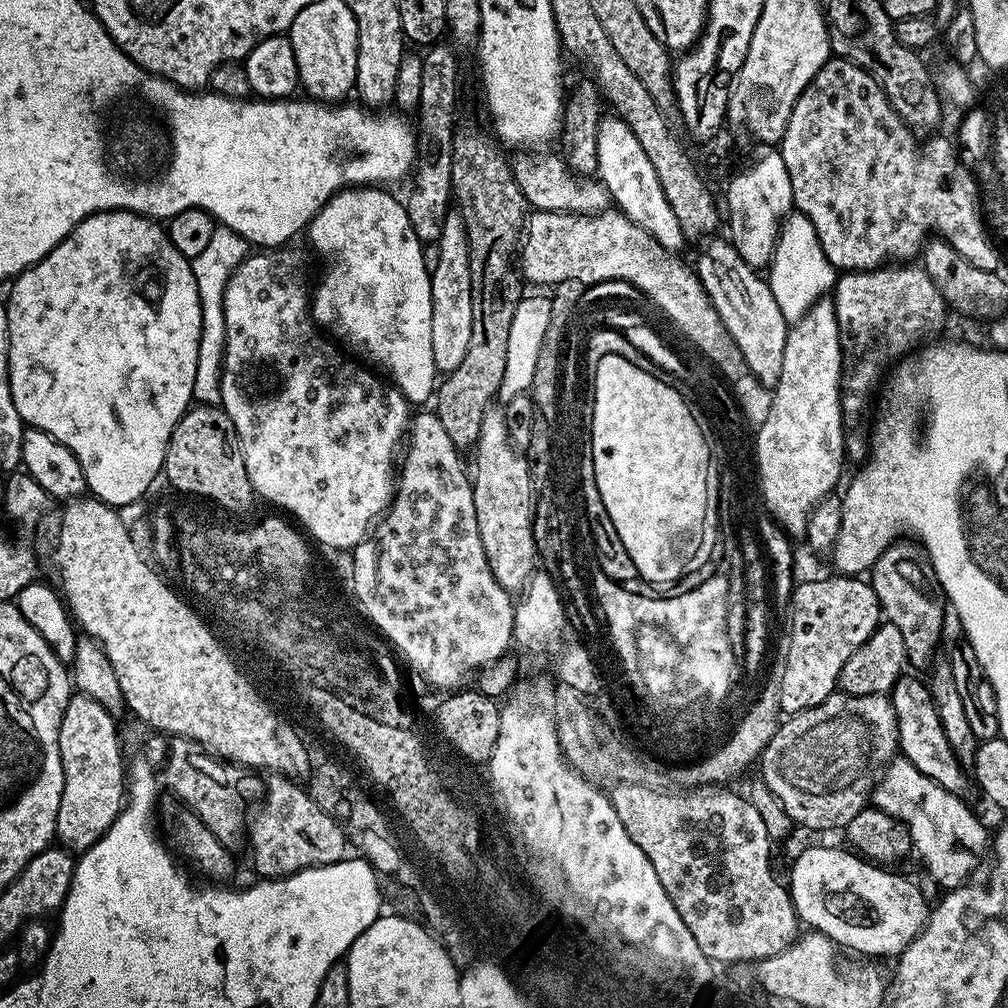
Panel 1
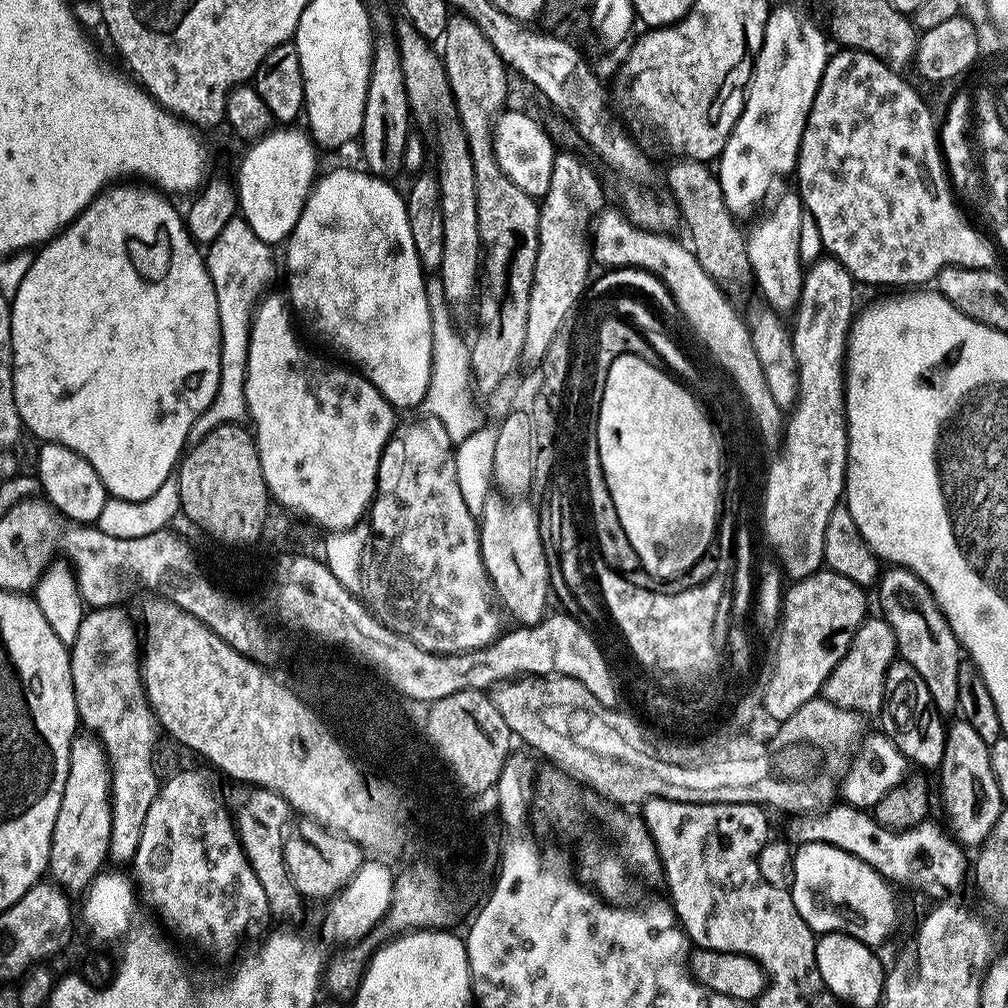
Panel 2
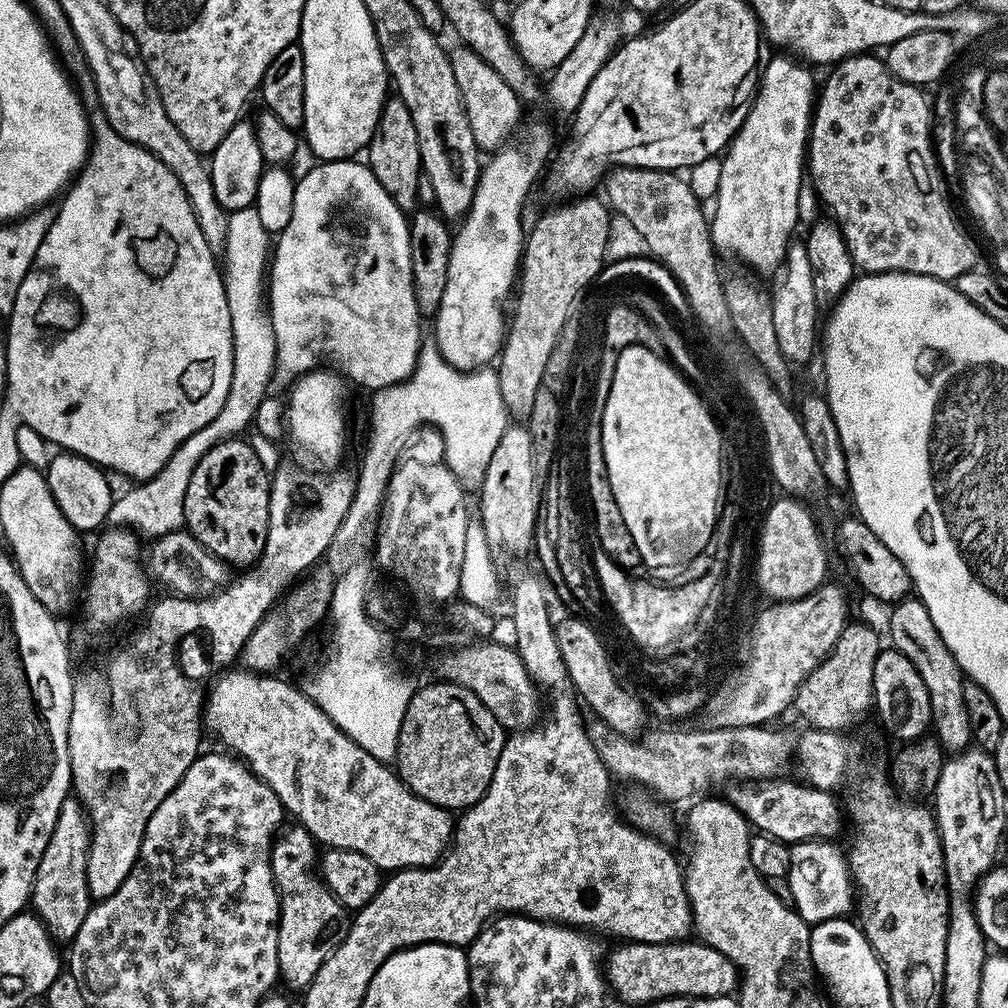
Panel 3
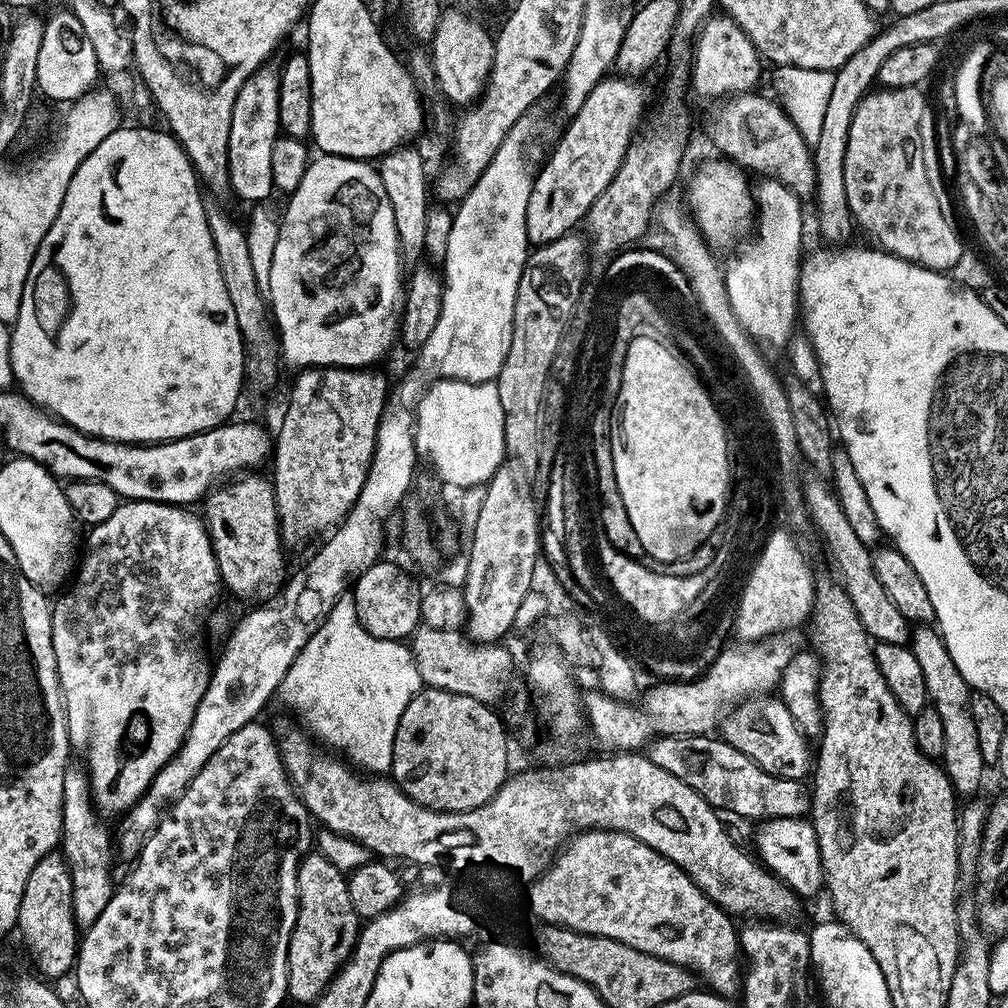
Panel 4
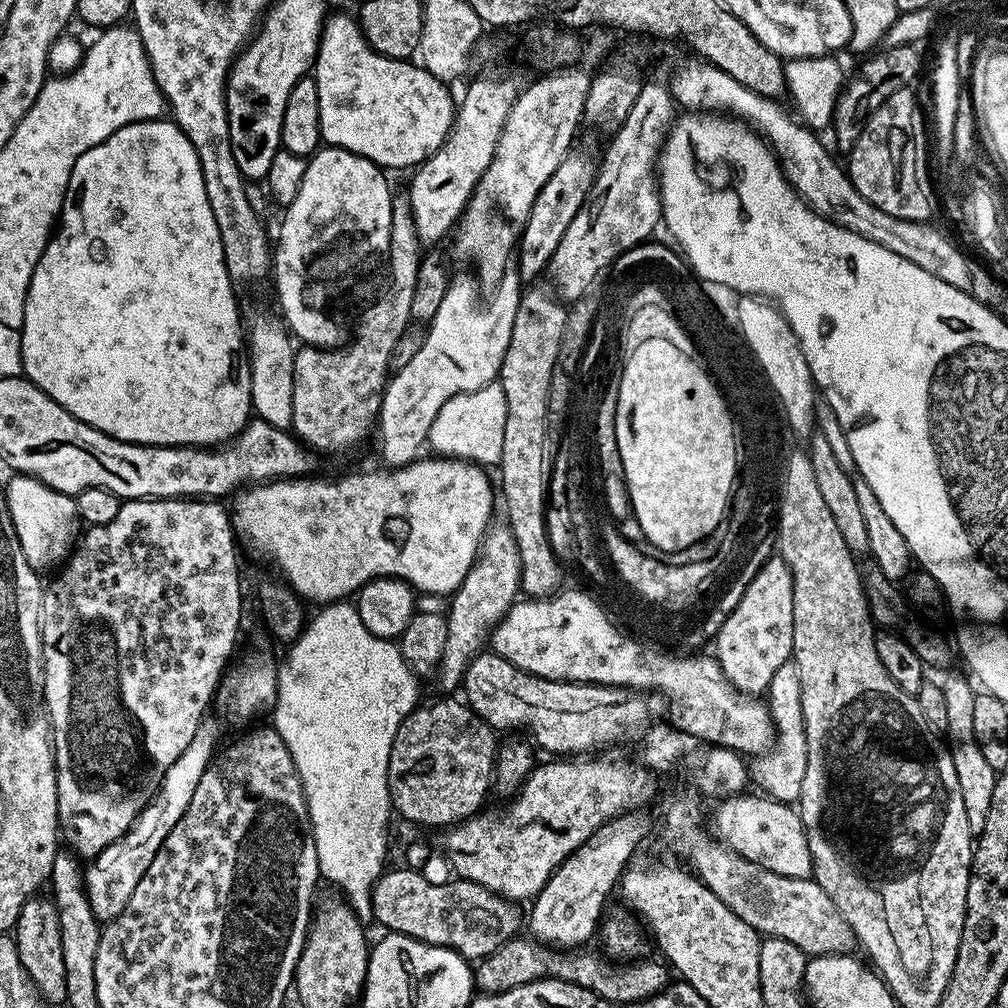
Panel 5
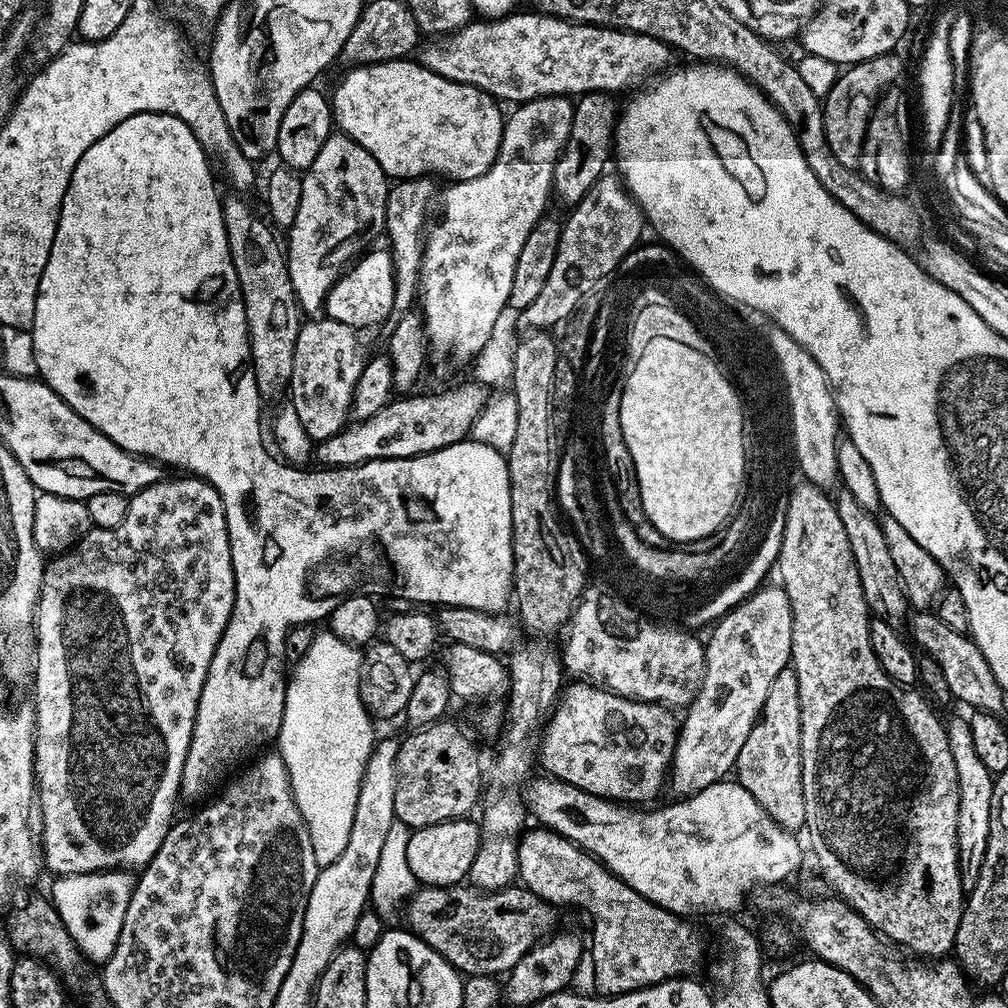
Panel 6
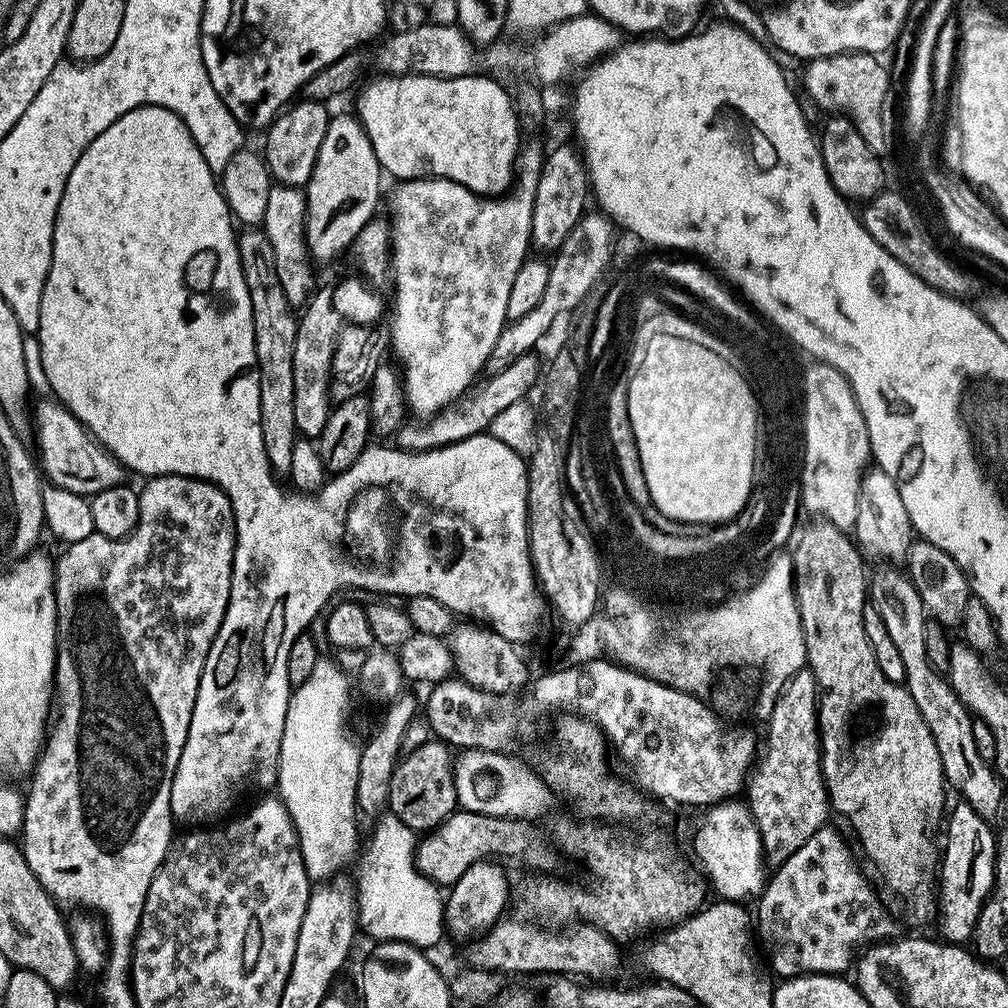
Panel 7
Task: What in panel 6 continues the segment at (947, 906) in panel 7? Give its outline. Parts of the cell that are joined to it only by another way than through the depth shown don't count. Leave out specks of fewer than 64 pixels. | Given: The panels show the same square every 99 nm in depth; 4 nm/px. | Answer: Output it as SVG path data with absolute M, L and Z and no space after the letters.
M967 719L948 720L948 741L950 754L954 754L954 770L958 770L958 862L960 881L965 890L971 890L980 877L982 858L986 854L986 842L990 834L990 806L992 805L992 785L994 773L986 770L978 759L974 741L970 739L970 726Z

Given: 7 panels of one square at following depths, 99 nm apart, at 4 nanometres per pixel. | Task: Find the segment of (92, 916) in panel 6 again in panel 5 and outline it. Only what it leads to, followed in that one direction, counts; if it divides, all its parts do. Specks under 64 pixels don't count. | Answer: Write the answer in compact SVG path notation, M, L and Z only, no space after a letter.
M202 722L190 738L190 746L178 756L177 761L170 766L163 776L158 792L140 812L131 829L122 838L115 840L106 847L92 861L92 867L85 869L84 887L87 898L97 920L107 922L115 918L126 908L126 903L134 894L134 888L142 880L143 874L150 868L154 855L165 841L166 834L177 825L179 818L186 812L194 793L198 788L199 779L215 757L216 728L209 722Z

